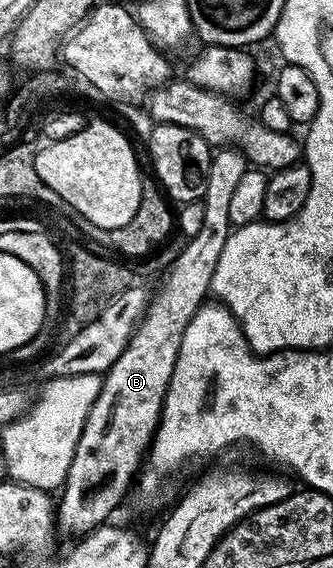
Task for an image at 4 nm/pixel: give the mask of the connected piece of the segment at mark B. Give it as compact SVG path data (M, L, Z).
M224 147L212 154L209 181L201 200L205 209L201 229L197 237L184 242L177 261L173 261L162 276L159 292L150 296L147 309L121 357L117 357L102 376L101 393L97 393L97 401L93 401L93 409L89 409L85 429L81 429L81 441L77 441L67 480L57 499L60 532L72 531L75 537L82 537L96 531L122 505L127 490L130 487L132 490L163 418L163 402L173 377L181 337L185 337L189 321L208 298L221 249L225 249L225 241L232 233L229 201L247 170L248 161L236 148Z

